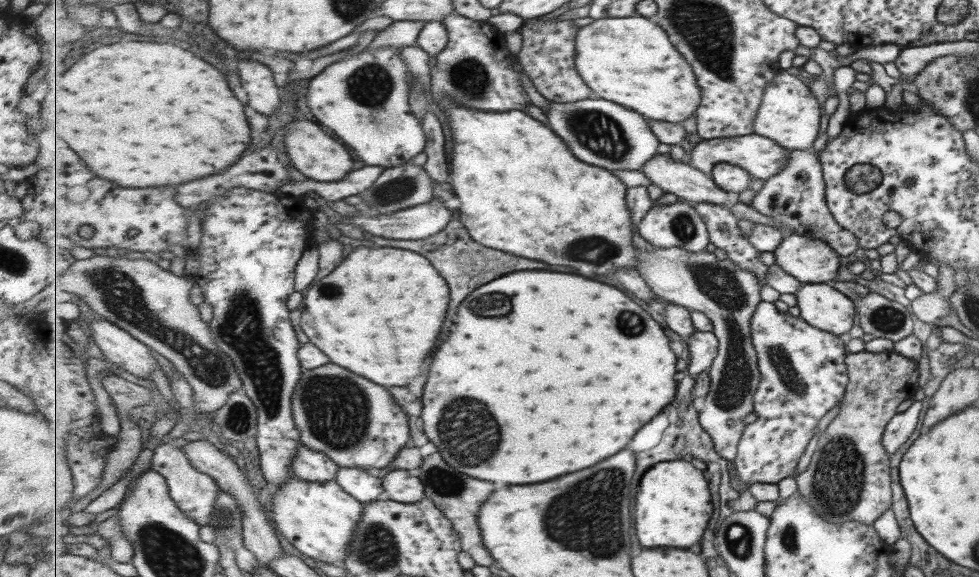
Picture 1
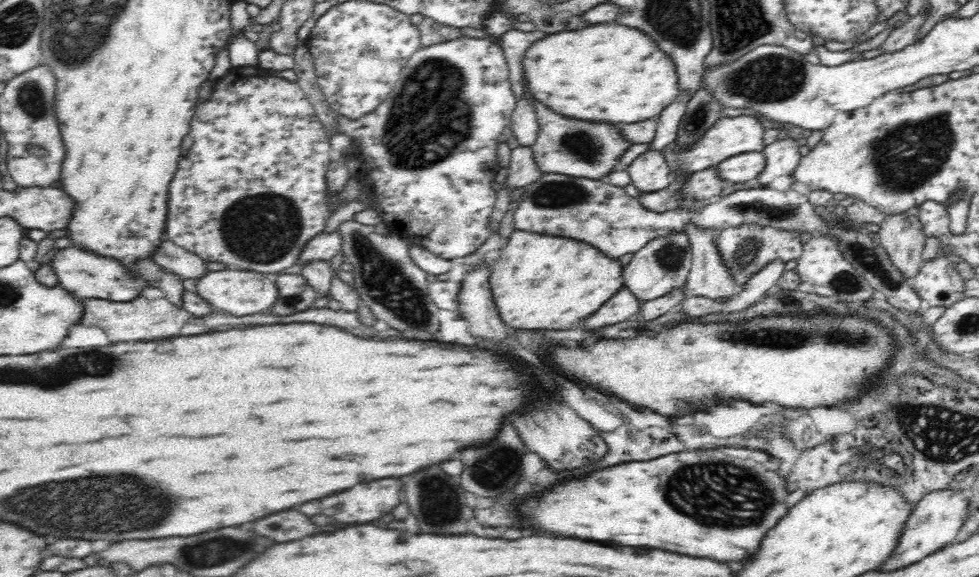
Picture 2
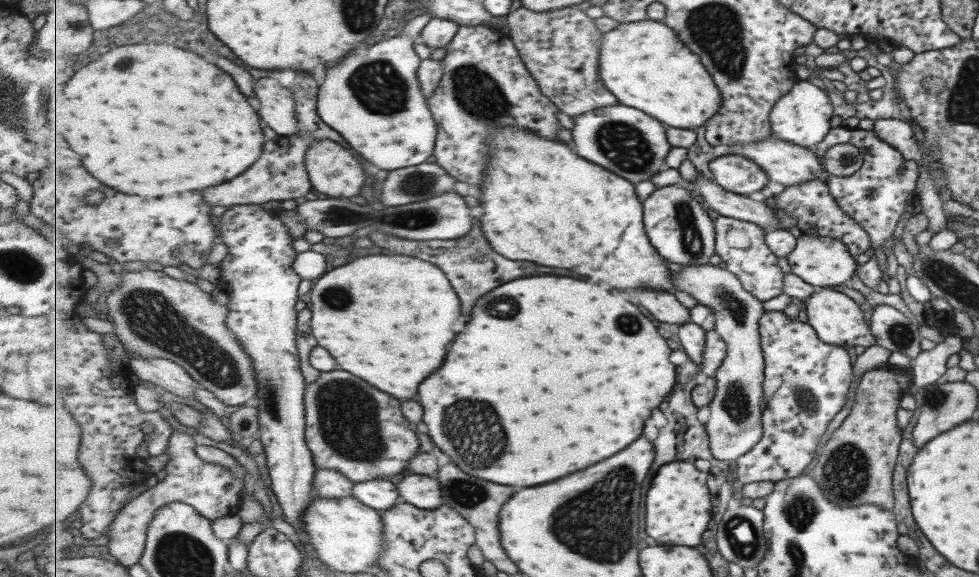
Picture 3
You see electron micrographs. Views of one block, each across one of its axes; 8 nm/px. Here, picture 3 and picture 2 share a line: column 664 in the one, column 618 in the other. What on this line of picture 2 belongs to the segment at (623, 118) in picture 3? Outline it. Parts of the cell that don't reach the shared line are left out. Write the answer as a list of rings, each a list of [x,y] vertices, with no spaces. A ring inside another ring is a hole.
[[[536,98],[532,103],[538,115],[540,132],[531,147],[538,167],[545,173],[600,180],[608,176],[612,170],[620,168],[620,158],[634,144],[634,141],[630,141],[622,133],[619,123],[600,122],[600,120],[596,122],[596,120],[564,116],[544,106]]]

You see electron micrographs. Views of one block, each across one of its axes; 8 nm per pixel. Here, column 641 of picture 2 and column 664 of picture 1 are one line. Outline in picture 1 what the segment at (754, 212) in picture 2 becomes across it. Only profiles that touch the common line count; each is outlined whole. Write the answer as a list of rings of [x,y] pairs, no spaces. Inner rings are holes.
[[[683,202],[655,205],[641,221],[639,233],[642,238],[654,246],[685,248],[691,252],[703,252],[712,241],[710,232],[707,232],[704,217],[693,206],[683,204]]]

